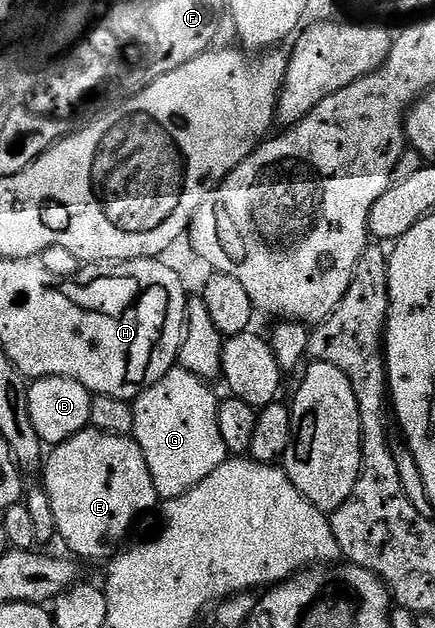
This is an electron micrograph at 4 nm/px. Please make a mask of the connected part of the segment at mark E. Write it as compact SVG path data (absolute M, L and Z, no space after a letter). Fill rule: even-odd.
M85 429L49 451L42 463L42 486L54 509L57 536L64 538L73 556L102 558L108 551L108 539L122 538L143 511L158 503L146 457L129 436Z

